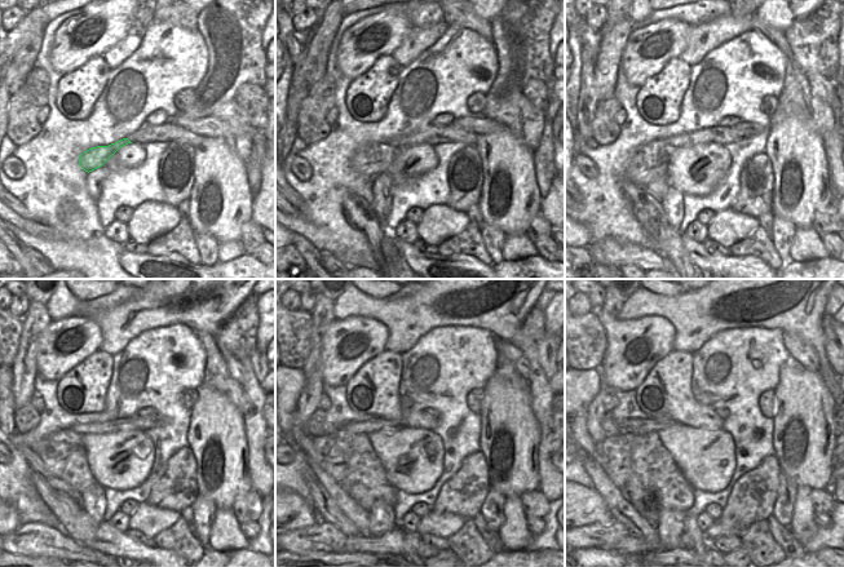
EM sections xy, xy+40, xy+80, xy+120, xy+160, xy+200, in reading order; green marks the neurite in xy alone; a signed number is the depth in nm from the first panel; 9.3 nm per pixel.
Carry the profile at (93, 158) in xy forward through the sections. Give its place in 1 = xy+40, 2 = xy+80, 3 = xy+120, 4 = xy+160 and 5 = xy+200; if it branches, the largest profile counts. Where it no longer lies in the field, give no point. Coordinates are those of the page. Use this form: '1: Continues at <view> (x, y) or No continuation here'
1: Continues at xy+40 (370, 160)
2: Continues at xy+80 (650, 162)
3: Continues at xy+120 (53, 450)
4: Continues at xy+160 (336, 448)
5: Continues at xy+200 (619, 448).

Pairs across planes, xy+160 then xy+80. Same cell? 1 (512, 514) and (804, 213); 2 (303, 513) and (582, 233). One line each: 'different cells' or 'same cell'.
1: different cells
2: same cell

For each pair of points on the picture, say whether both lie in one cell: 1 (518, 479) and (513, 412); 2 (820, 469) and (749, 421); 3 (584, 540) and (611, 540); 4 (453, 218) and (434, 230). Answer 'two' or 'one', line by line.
1: one
2: two
3: one
4: one

